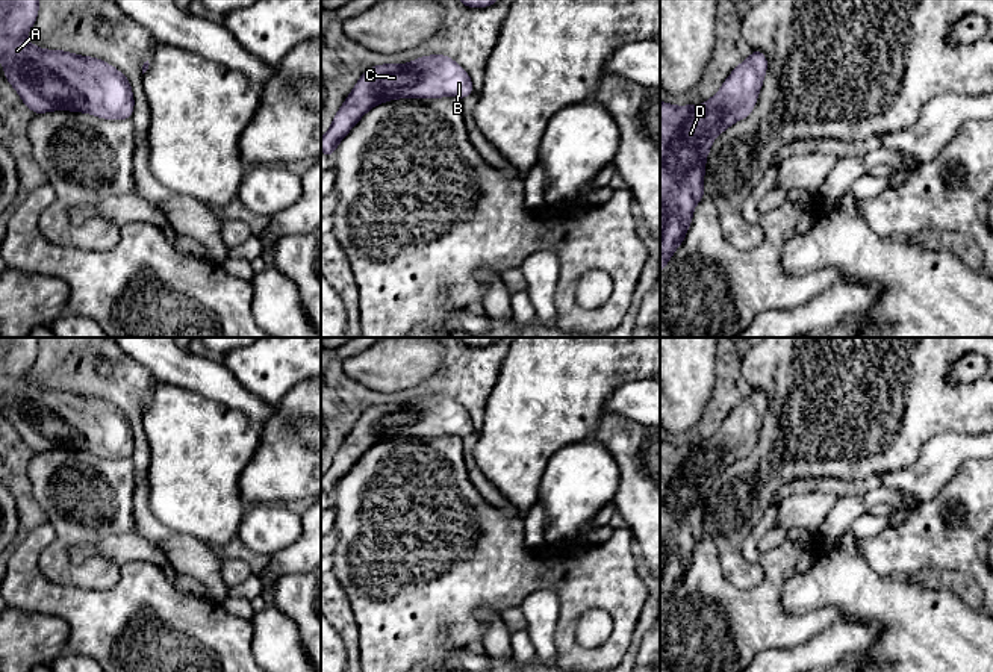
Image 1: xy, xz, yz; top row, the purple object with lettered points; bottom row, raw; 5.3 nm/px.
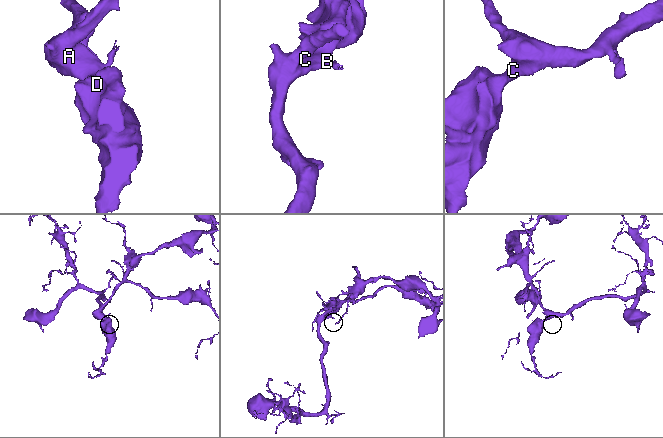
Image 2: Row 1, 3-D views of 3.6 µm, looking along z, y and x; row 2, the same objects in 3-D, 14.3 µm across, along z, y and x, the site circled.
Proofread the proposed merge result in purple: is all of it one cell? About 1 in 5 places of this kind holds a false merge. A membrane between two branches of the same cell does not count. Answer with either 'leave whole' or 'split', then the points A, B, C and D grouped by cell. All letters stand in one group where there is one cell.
leave whole; A B C D

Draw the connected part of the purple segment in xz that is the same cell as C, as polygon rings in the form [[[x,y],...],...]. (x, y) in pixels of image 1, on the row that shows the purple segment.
[[[444,54],[421,56],[409,64],[375,65],[366,70],[345,98],[328,132],[321,138],[321,151],[335,156],[338,144],[374,106],[397,98],[440,98],[471,95],[469,74]]]

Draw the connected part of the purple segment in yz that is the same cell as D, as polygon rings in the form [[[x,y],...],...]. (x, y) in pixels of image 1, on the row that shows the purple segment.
[[[763,51],[737,65],[721,89],[699,106],[674,106],[660,101],[660,272],[683,244],[690,227],[695,206],[702,200],[704,173],[711,142],[731,124],[746,118],[758,98],[767,59]]]

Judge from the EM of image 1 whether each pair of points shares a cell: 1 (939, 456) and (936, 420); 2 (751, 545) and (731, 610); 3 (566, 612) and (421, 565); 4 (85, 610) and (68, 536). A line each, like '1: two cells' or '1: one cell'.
1: two cells
2: two cells
3: one cell
4: two cells

